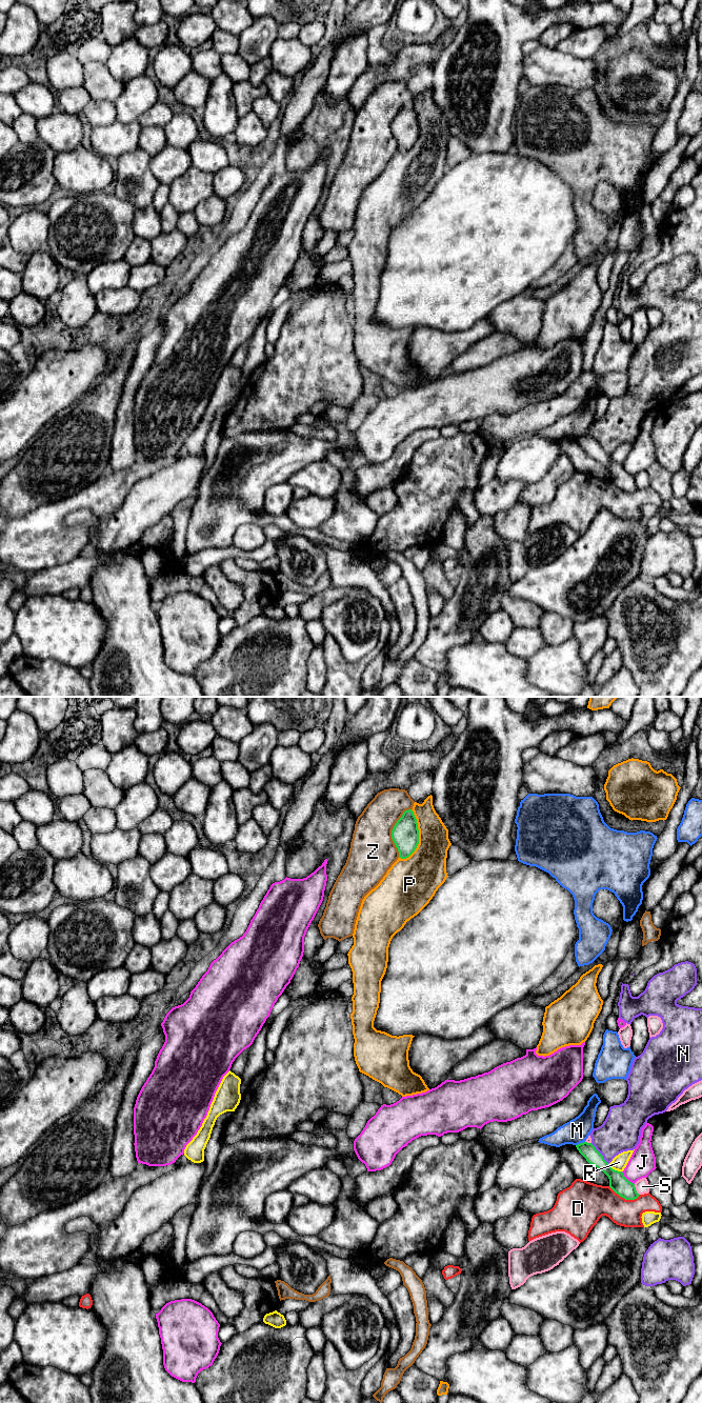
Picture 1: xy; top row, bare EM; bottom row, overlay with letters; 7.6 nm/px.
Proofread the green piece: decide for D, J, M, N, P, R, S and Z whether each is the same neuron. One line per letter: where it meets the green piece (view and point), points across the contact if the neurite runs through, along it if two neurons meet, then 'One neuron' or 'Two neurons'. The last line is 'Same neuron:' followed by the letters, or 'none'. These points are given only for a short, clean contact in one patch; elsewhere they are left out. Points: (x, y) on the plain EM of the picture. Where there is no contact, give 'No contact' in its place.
D: Touches green at xy (624, 490). Two neurons
J: Touches green at xy (626, 472). Two neurons
M: Touches green at xy (580, 436). Boundary: xy (584, 434), (576, 438). Two neurons
N: Touches green at xy (600, 446). Two neurons
P: Touches green at xy (418, 129). Two neurons
R: Touches green at xy (614, 462). Two neurons
S: Touches green at xy (635, 482). Two neurons
Z: Touches green at xy (392, 124). Two neurons
Same neuron: none

